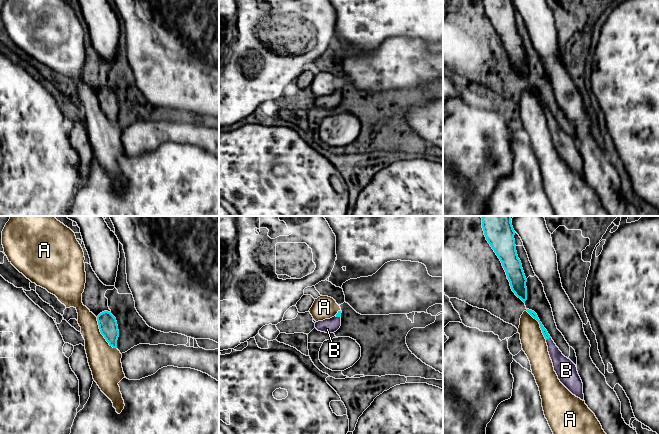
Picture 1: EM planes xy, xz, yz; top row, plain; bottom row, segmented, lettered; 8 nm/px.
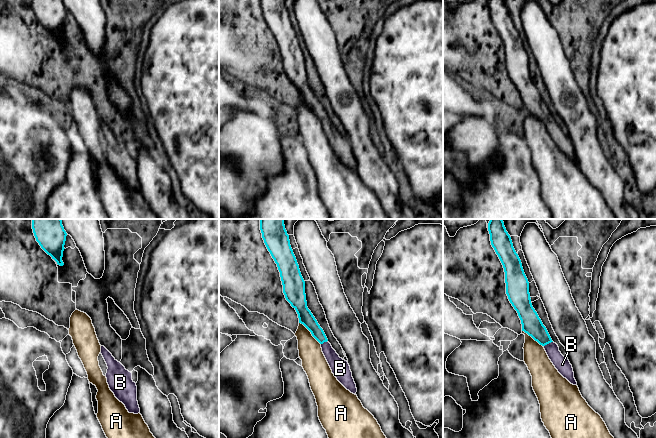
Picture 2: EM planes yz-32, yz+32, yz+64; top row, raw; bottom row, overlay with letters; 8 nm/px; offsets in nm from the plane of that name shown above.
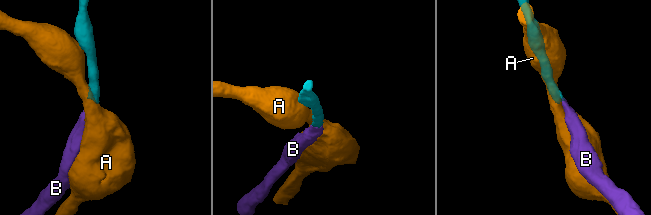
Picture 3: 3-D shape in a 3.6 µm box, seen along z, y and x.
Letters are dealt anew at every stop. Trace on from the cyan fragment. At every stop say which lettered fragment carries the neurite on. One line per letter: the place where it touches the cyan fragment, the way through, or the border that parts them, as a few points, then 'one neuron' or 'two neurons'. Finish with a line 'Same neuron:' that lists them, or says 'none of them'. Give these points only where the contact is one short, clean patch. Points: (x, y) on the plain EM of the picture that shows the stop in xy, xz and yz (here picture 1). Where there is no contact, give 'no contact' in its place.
A: meets cyan in xy at (101, 109); two neurons
B: meets cyan in yz at (548, 114); runs through yz (532, 89), (548, 114), (552, 125), (562, 141); one neuron
Same neuron: B

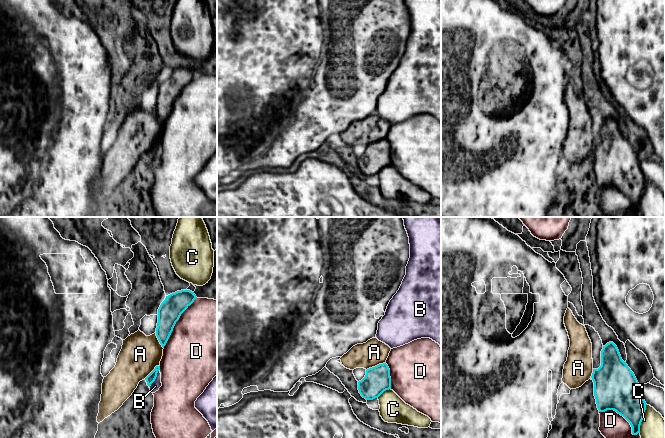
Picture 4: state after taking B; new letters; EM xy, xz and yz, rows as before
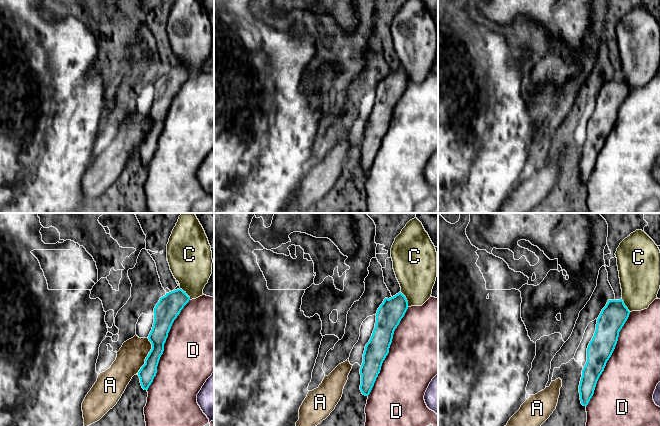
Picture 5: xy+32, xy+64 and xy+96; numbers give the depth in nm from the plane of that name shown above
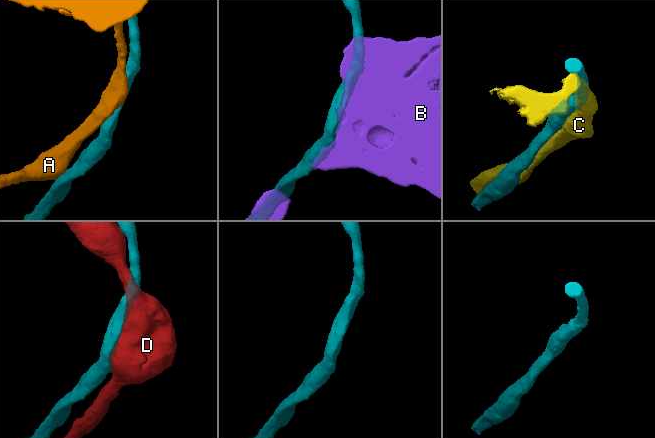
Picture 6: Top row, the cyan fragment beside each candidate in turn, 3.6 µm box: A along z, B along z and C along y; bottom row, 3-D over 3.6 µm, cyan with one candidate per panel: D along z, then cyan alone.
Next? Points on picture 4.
A: meets cyan in xz at (375, 142); two neurons
B: meets cyan in xy at (155, 154); border along xy (159, 145), (155, 156), (149, 163); two neurons
C: meets cyan in yz at (642, 194); two neurons
D: meets cyan in xy at (176, 97); two neurons
Same neuron: none of them

